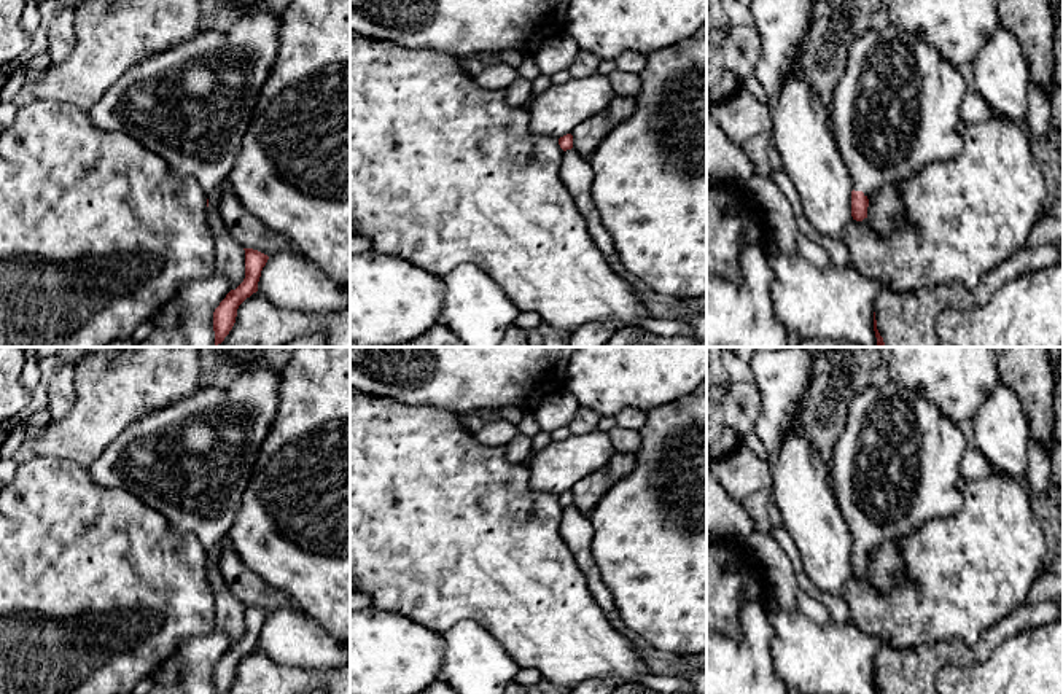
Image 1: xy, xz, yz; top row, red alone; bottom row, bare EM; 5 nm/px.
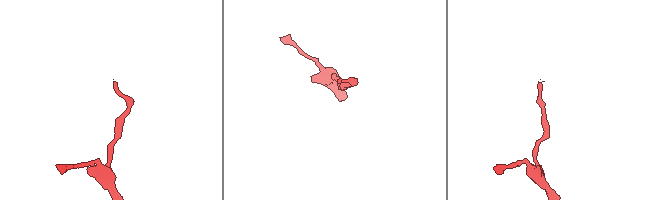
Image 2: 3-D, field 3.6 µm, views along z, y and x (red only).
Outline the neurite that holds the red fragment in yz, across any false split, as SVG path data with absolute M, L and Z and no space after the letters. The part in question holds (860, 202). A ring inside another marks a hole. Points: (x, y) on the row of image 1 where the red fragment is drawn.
M890 24L880 33L867 30L853 41L829 103L831 132L851 175L853 220L867 218L872 191L960 154L960 110L966 89L960 70L909 30Z

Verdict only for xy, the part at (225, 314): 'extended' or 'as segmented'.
as segmented

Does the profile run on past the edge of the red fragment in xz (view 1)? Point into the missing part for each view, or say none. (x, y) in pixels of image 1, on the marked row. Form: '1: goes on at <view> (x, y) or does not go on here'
1: does not go on here

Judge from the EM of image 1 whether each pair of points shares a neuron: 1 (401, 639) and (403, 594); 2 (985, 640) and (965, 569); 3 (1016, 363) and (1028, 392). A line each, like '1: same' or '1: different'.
1: different
2: different
3: same

